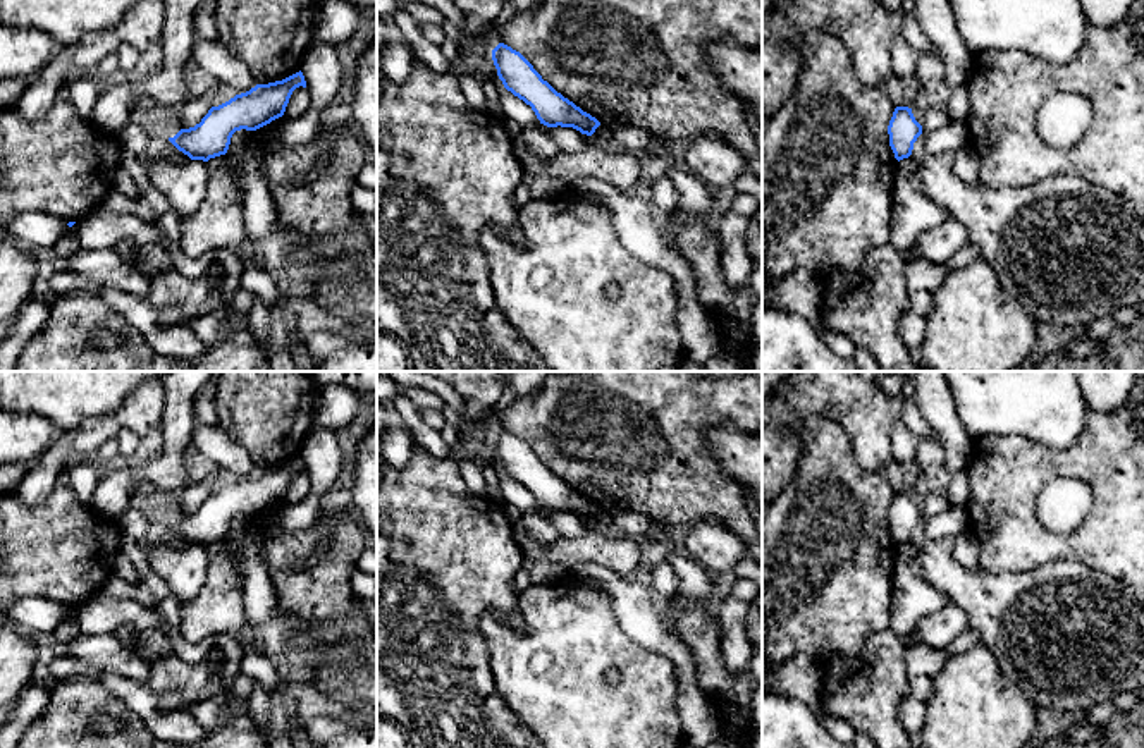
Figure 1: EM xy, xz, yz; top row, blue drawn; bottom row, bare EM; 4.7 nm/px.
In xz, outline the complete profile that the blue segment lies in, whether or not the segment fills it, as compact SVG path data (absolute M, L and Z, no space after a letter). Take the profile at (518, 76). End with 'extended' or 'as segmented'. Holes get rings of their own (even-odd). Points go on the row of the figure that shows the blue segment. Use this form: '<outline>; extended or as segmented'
M499 43L492 60L504 88L532 107L540 124L547 127L573 127L592 136L600 122L557 93L533 65L511 46Z; as segmented

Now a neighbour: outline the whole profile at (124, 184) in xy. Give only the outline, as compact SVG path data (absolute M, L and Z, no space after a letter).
M122 165L114 174L114 196L117 194L122 194L131 199L136 199L139 196L136 181Z

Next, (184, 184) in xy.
M155 160L148 167L153 187L170 203L170 212L179 218L193 215L208 189L208 165L203 160L170 163Z

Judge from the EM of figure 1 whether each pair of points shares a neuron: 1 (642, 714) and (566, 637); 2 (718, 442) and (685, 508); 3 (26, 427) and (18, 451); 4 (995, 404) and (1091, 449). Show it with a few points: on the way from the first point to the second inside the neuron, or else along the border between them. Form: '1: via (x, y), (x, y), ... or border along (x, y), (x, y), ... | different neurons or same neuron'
1: via (618, 709), (570, 661) | same neuron
2: border along (718, 422), (706, 432), (706, 447), (738, 482) | different neurons
3: via (24, 432), (18, 439), (18, 446) | same neuron
4: border along (1089, 410), (1067, 447), (1034, 441) | different neurons

